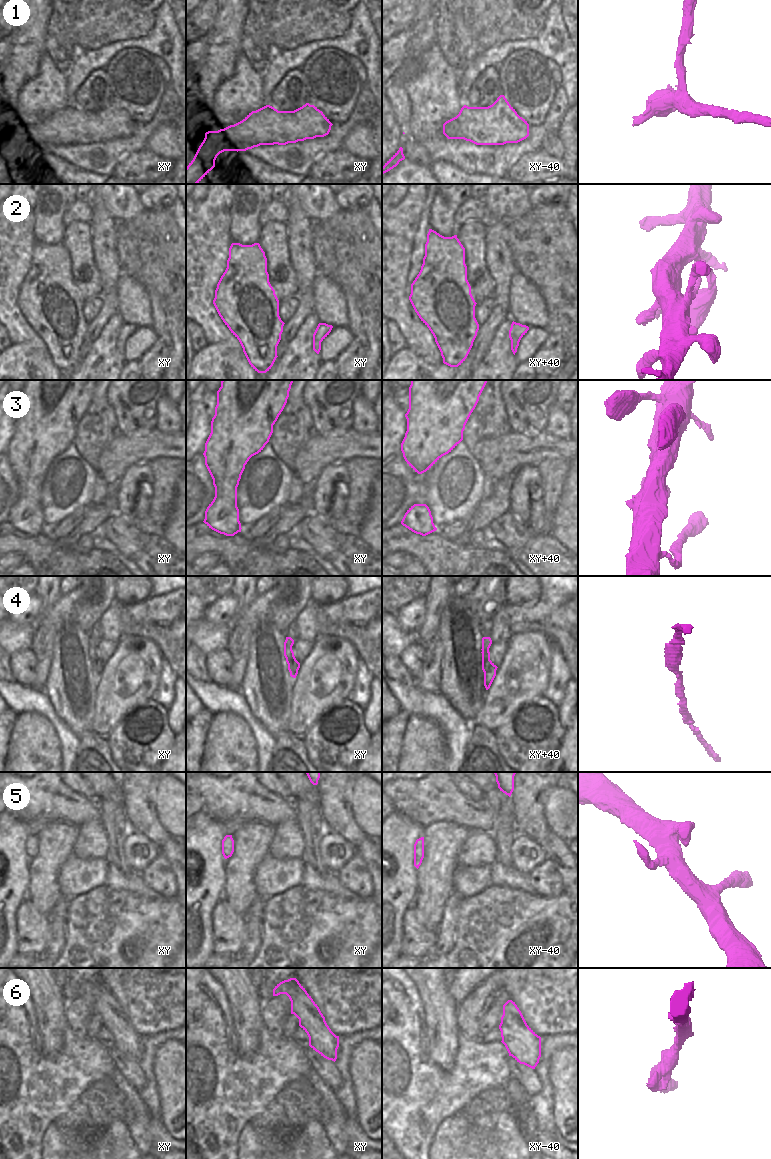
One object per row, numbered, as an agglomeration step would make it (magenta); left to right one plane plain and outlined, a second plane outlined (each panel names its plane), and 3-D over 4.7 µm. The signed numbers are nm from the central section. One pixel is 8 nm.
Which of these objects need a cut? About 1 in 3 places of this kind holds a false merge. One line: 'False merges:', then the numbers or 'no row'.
False merges: no row

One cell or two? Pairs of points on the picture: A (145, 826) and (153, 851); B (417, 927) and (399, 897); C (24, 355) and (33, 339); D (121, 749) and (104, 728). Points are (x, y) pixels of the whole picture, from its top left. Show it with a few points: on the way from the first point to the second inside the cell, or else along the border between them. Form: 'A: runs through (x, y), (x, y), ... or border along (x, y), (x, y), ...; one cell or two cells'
A: border along (132, 830), (144, 834), (159, 847); two cells
B: border along (415, 896), (404, 912), (401, 932); two cells
C: border along (12, 343), (46, 351); two cells
D: border along (123, 715), (106, 737); two cells

